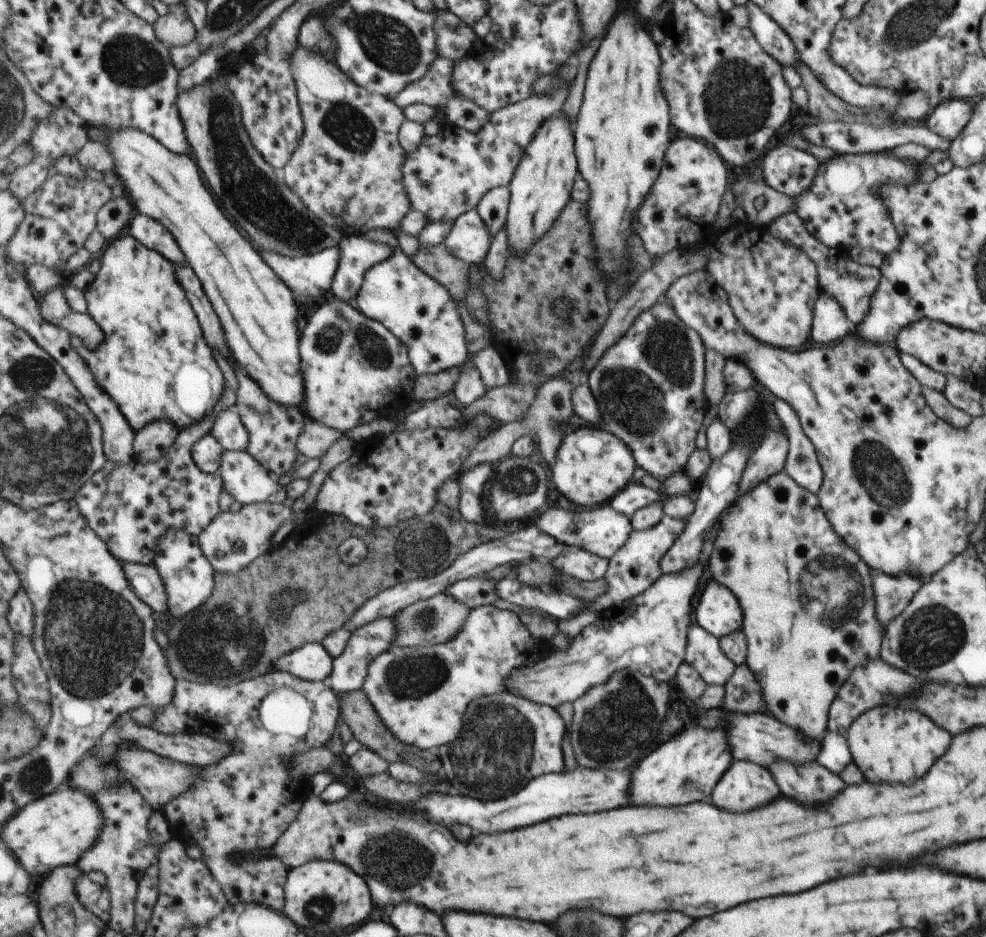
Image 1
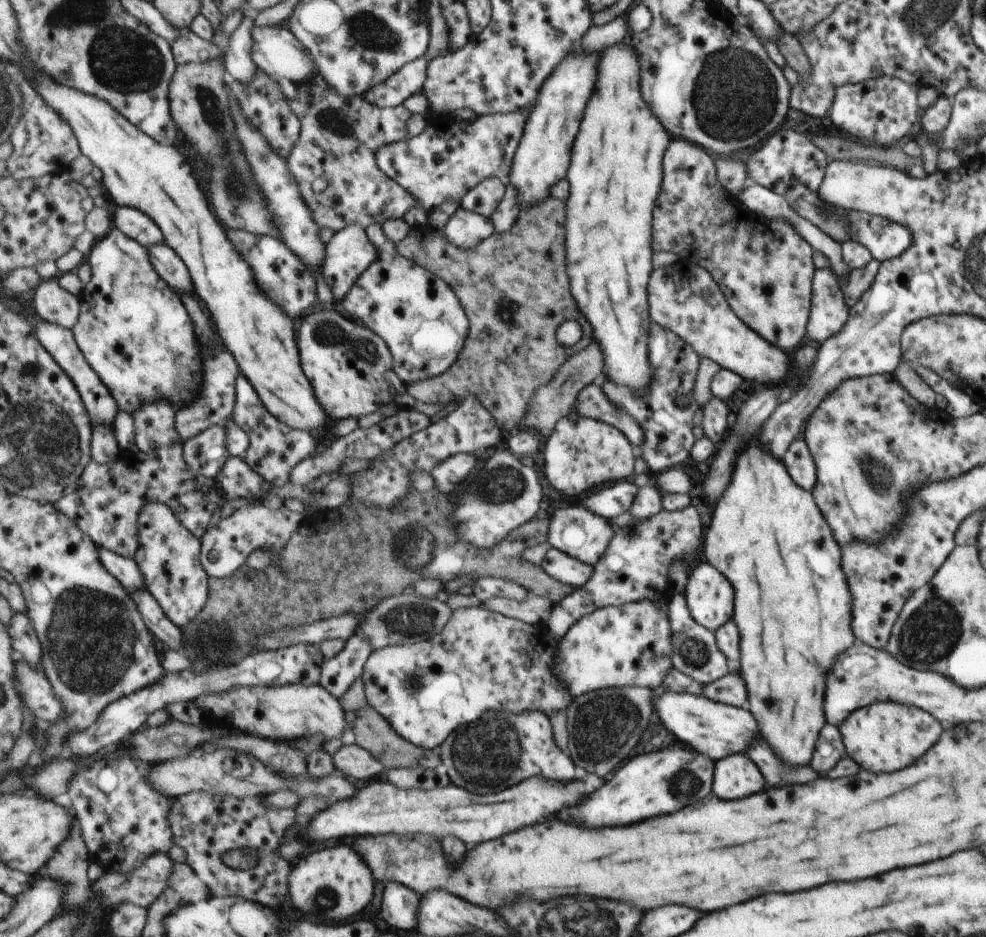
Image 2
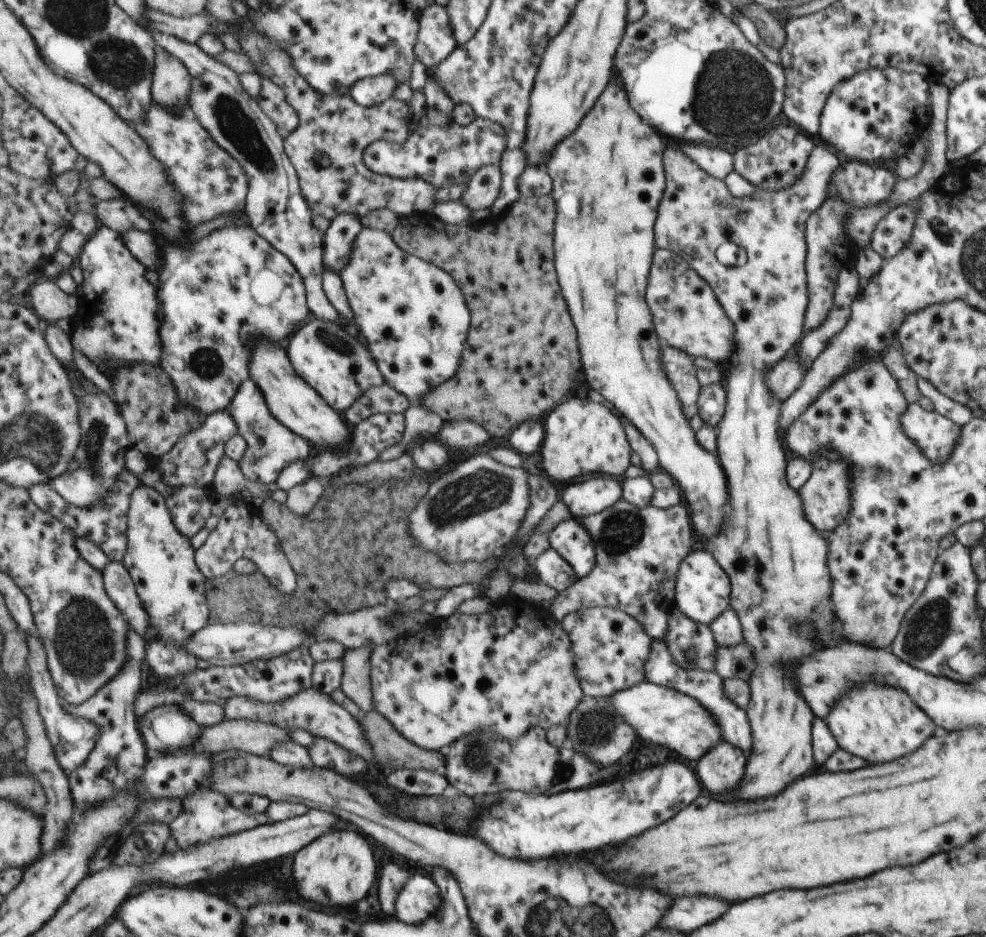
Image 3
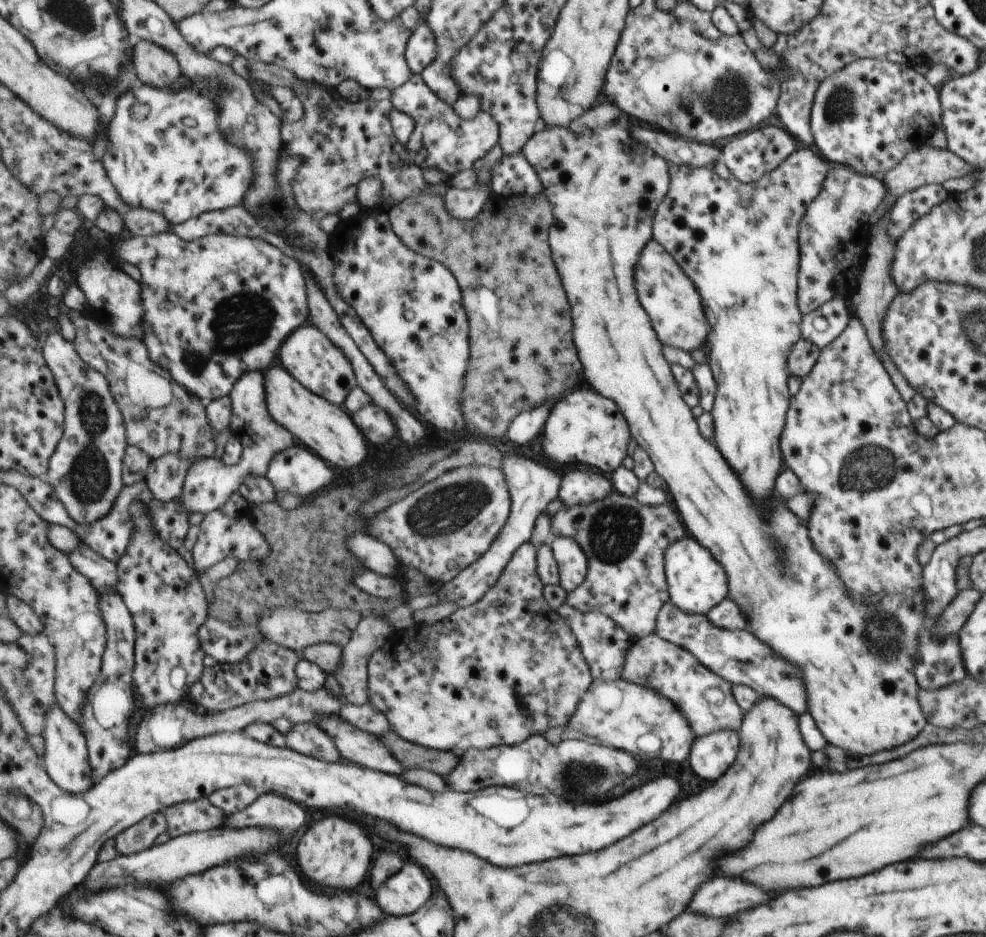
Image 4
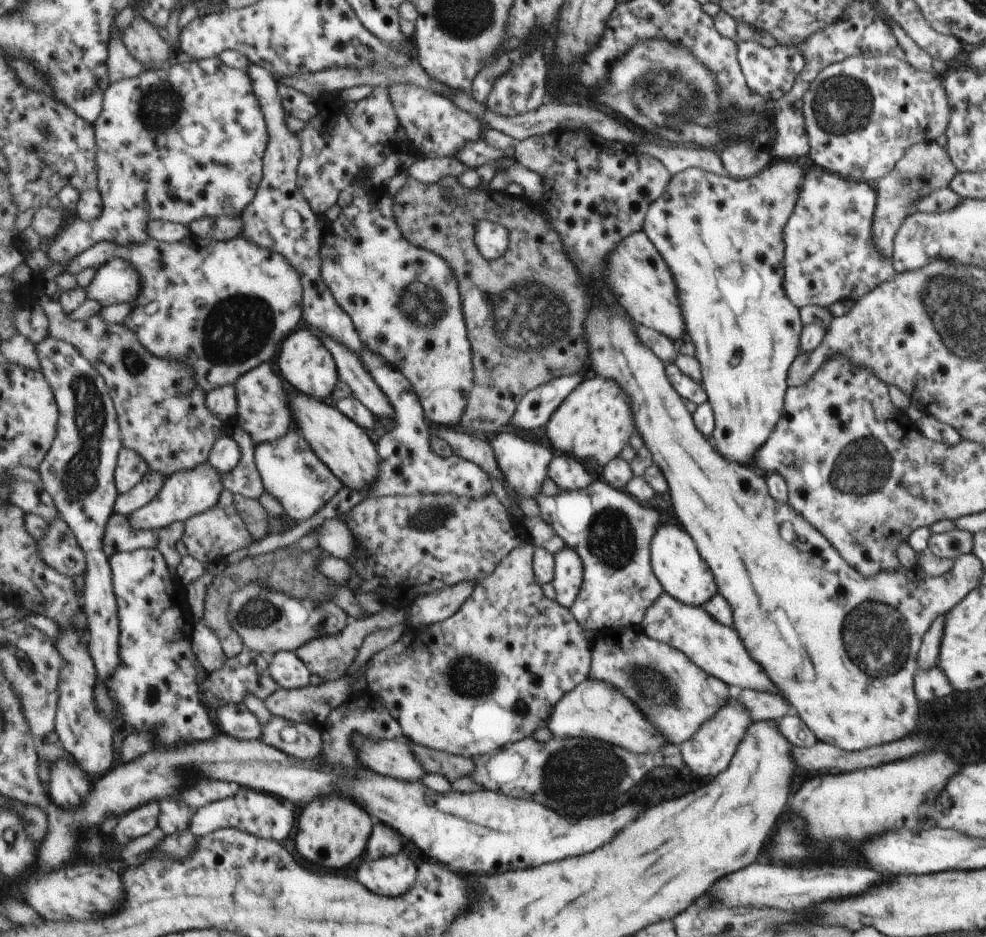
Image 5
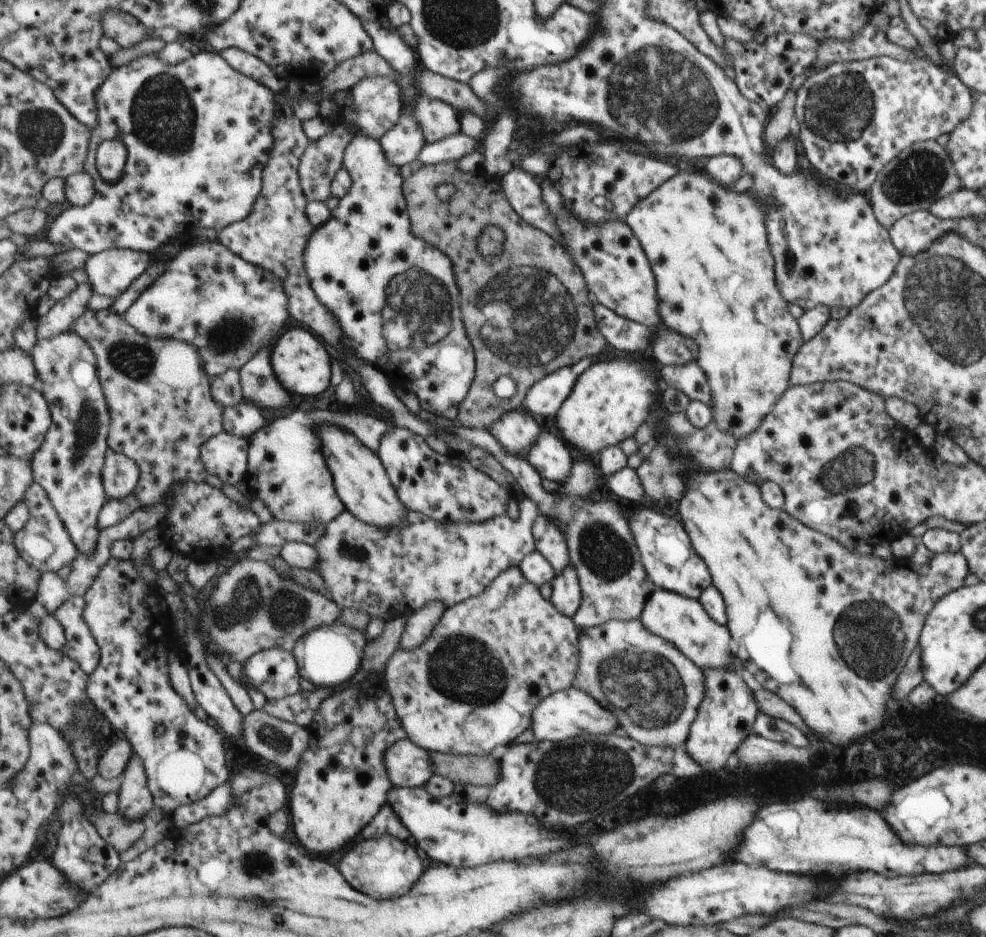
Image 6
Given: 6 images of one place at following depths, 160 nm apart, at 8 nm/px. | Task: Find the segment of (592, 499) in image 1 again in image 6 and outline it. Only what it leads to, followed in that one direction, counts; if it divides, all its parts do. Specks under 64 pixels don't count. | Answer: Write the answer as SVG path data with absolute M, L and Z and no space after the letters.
M613 358L595 362L579 377L574 392L556 414L556 424L568 443L583 454L593 456L601 449L618 445L621 440L633 437L633 432L647 418L653 404L655 382L651 370L627 358Z

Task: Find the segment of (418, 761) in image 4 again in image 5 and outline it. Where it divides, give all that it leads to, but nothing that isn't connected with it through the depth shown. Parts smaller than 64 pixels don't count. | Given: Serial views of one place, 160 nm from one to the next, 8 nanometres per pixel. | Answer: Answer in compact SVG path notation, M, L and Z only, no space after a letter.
M406 739L410 749L422 764L427 773L441 773L452 783L460 778L473 774L477 768L475 761L465 756L447 751L438 751Z

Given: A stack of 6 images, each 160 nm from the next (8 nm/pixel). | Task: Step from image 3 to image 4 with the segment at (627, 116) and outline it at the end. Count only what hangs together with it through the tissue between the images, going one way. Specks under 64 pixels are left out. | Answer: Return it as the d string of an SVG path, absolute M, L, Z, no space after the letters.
M601 102L599 106L591 108L583 118L573 121L568 127L541 127L522 150L522 154L537 169L543 181L543 194L548 196L554 207L557 224L550 230L550 245L566 295L569 296L569 302L571 302L571 308L573 308L573 318L575 318L575 334L573 337L575 344L579 346L579 356L583 358L582 365L585 366L585 376L587 376L589 384L595 386L595 390L599 390L599 394L603 394L605 398L611 398L619 406L619 412L623 414L631 436L647 452L647 456L651 458L651 462L655 466L655 472L667 484L667 490L669 490L675 506L679 506L679 514L683 514L683 522L687 522L687 532L691 534L691 538L699 538L699 542L703 542L703 546L707 546L707 550L711 550L711 554L715 554L715 558L719 558L719 564L723 566L723 570L727 570L727 586L731 586L729 598L747 616L751 632L757 634L763 644L773 648L775 654L779 654L787 662L793 662L801 668L803 684L807 686L807 706L811 706L809 714L815 720L815 724L817 724L819 732L823 734L823 738L829 744L841 746L843 750L847 750L851 754L873 754L873 752L879 752L879 750L889 750L889 748L895 748L899 744L905 744L911 738L915 738L921 732L921 728L927 724L926 715L921 712L922 703L918 702L919 692L922 691L918 690L919 686L914 673L914 658L918 654L918 639L916 636L921 636L922 630L925 629L925 596L920 590L912 597L895 593L894 595L875 597L873 601L855 602L850 597L849 591L843 586L834 567L830 565L830 561L821 555L811 542L809 527L807 527L806 522L793 514L785 505L785 501L779 498L777 494L774 494L769 500L771 512L767 514L767 520L761 520L757 510L751 506L743 486L739 484L735 474L729 470L729 466L723 462L723 458L719 456L715 446L699 436L696 419L689 412L690 407L685 406L683 400L681 400L681 394L675 386L675 380L669 372L669 366L667 366L665 358L661 356L659 339L655 338L655 332L649 326L647 314L643 312L643 307L639 306L639 301L635 298L635 290L633 290L633 268L637 268L639 255L645 249L647 241L652 238L652 218L655 206L663 200L667 192L667 184L669 184L667 162L657 156L648 146L635 142L631 136L629 136L629 144L623 144L623 142L619 144L619 130L629 130L627 116L615 104Z

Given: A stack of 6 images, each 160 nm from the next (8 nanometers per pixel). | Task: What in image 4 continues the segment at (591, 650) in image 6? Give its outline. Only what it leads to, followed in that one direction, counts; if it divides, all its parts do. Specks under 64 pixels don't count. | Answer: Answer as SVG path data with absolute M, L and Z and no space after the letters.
M654 632L649 636L633 639L626 652L620 678L644 687L649 687L672 703L686 716L691 730L698 737L713 731L735 731L741 729L745 713L731 692L731 684L700 663L690 651L662 639Z

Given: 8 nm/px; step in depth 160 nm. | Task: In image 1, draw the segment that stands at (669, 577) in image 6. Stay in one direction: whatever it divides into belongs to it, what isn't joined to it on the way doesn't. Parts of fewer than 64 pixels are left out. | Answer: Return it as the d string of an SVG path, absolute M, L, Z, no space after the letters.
M710 579L695 606L695 623L717 639L741 630L742 610L729 587Z

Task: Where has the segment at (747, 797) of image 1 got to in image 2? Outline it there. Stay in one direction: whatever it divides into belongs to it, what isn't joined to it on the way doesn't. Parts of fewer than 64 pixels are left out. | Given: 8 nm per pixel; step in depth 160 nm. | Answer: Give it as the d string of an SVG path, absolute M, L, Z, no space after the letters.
M741 754L715 762L715 796L723 800L743 798L763 790L763 776L755 764Z

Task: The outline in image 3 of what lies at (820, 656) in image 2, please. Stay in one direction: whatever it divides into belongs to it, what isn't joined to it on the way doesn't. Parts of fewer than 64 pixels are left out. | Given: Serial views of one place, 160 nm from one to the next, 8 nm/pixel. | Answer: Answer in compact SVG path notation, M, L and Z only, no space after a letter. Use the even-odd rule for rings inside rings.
M671 143L667 147L667 158L663 158L663 162L667 162L667 194L663 195L663 206L659 207L659 222L655 222L655 246L660 249L667 249L671 252L678 254L679 258L686 259L690 267L711 287L714 291L715 298L722 305L722 309L726 311L727 318L734 323L734 353L727 360L727 364L721 368L723 370L723 380L725 380L725 394L726 403L724 406L725 412L723 413L721 424L717 424L717 454L719 454L719 462L723 462L723 470L727 470L727 482L731 482L731 518L727 518L727 530L723 530L723 534L719 534L719 538L711 538L705 542L707 552L711 550L711 554L715 554L715 558L719 558L719 566L723 566L723 570L727 570L727 574L731 574L731 608L737 615L740 627L742 630L742 640L745 644L751 646L755 678L748 678L748 687L751 694L748 698L746 706L746 714L749 717L751 724L751 734L755 734L755 746L751 748L751 754L747 758L747 778L739 784L739 798L743 800L755 800L755 798L765 798L765 796L773 796L779 792L779 788L791 784L793 780L797 780L799 776L805 776L811 766L813 766L813 756L811 756L811 720L813 714L811 710L807 710L807 704L803 702L803 698L797 694L797 686L793 682L793 670L789 670L789 666L795 666L797 658L809 656L813 650L819 648L819 644L813 640L813 636L805 636L805 634L815 634L819 630L827 630L831 626L833 612L829 602L830 590L833 588L831 577L829 576L829 567L826 565L826 554L829 552L829 546L826 541L825 535L822 531L818 531L806 518L803 512L801 499L798 492L786 481L786 459L788 453L785 451L784 444L779 438L779 418L781 416L781 404L775 394L771 392L769 384L767 384L767 374L770 374L769 368L773 364L786 358L786 356L793 351L795 346L801 338L803 332L803 310L806 310L808 305L807 297L809 292L806 290L806 241L805 241L805 224L807 217L822 205L822 202L827 199L826 190L830 178L834 174L834 170L839 168L841 159L838 155L831 154L825 148L816 146L814 152L811 152L807 157L806 168L803 169L802 175L790 187L778 190L768 191L765 189L758 189L751 197L735 198L730 195L728 188L724 182L713 178L708 175L698 164L695 164L681 149L677 148L678 143ZM723 242L733 242L737 246L742 246L746 252L746 262L743 266L726 267L721 265L715 259L715 249Z

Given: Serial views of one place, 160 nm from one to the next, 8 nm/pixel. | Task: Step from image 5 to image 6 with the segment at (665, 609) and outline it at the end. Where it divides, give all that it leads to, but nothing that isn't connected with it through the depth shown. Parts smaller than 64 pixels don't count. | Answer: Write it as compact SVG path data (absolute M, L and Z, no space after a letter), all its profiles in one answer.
M655 588L646 601L638 621L651 634L678 647L700 669L727 669L732 664L737 664L730 640L730 631L725 625L711 620L698 600Z

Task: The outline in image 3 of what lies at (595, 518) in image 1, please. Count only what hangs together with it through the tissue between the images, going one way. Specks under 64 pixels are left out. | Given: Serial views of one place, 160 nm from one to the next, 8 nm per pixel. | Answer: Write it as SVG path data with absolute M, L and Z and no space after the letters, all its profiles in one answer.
M575 516L560 522L550 533L551 548L574 566L579 578L589 576L597 559L596 544L588 528Z

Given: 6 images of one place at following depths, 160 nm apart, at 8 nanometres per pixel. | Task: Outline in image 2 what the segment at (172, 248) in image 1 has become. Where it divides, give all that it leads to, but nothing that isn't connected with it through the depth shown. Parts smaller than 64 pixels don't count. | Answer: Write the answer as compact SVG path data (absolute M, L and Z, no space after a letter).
M118 206L114 214L114 228L125 232L127 236L142 243L146 248L165 242L161 228L147 214L131 206Z

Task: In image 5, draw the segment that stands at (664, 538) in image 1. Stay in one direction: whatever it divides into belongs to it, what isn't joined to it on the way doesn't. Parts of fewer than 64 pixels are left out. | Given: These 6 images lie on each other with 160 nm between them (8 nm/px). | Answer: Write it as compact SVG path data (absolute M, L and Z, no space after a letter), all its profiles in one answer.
M595 481L583 490L562 491L552 497L541 494L536 498L542 510L541 517L565 540L567 547L579 553L584 562L584 583L575 604L570 608L577 622L589 631L641 625L646 610L663 593L662 585L655 578L650 565L651 537L657 533L661 524L659 512L638 504L631 495L605 481Z

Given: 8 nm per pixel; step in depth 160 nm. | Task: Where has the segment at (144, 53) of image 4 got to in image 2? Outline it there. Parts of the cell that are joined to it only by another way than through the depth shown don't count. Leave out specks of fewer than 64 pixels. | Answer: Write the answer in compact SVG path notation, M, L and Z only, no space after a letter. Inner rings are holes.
M217 58L209 63L178 64L170 85L170 108L174 123L195 146L197 155L213 168L211 178L211 202L217 204L215 212L225 226L235 230L247 230L259 236L278 236L275 216L267 210L261 188L255 182L255 174L247 152L239 146L237 126L231 118L231 98L227 92L229 83L225 66L226 58ZM241 190L241 192L239 192ZM241 196L241 200L239 200Z

